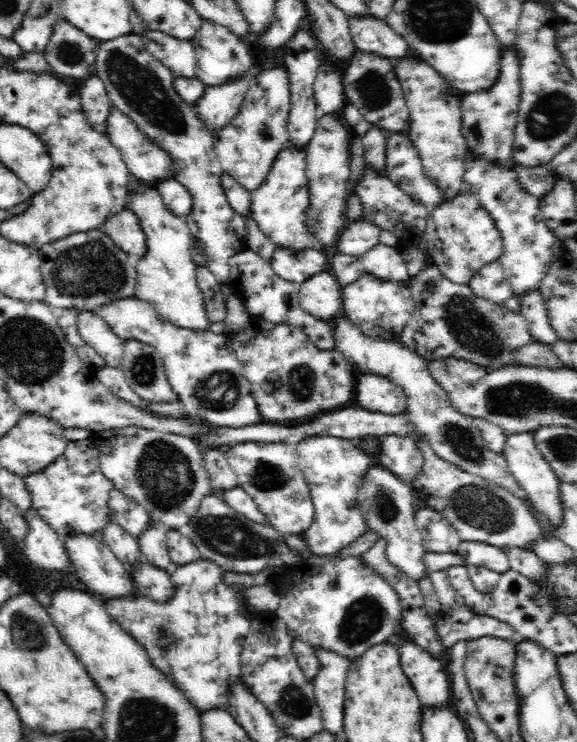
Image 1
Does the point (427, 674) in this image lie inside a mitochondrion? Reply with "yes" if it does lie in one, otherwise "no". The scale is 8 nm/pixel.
no

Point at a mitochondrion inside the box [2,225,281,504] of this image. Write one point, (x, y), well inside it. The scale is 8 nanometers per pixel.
(90, 269)

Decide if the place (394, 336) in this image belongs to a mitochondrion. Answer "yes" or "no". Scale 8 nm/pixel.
no

